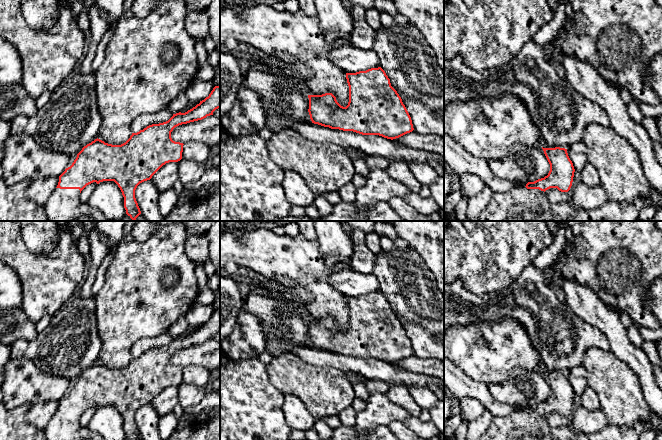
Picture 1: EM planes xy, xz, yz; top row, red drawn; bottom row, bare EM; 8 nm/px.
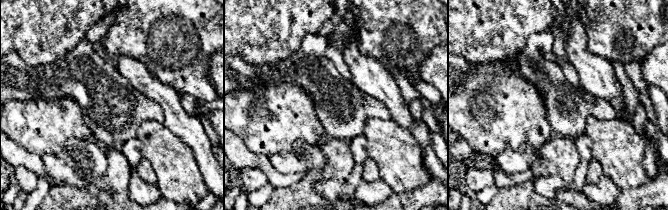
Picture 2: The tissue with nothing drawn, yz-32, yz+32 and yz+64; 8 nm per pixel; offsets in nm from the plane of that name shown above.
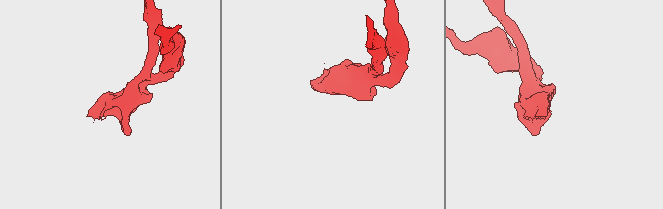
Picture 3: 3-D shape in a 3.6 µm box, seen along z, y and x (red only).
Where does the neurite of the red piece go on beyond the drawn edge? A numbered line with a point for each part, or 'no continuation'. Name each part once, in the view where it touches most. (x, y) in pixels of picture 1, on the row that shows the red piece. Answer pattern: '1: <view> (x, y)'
1: xy (63, 204)

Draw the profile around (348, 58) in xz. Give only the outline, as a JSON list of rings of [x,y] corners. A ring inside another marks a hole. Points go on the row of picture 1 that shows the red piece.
[[[352,45],[333,50],[329,59],[335,66],[347,73],[356,73],[380,67],[379,58],[373,50],[361,50]]]

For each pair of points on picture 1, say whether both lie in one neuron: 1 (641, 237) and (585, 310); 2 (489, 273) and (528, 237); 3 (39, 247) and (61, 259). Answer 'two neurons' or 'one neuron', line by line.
1: two neurons
2: one neuron
3: two neurons

